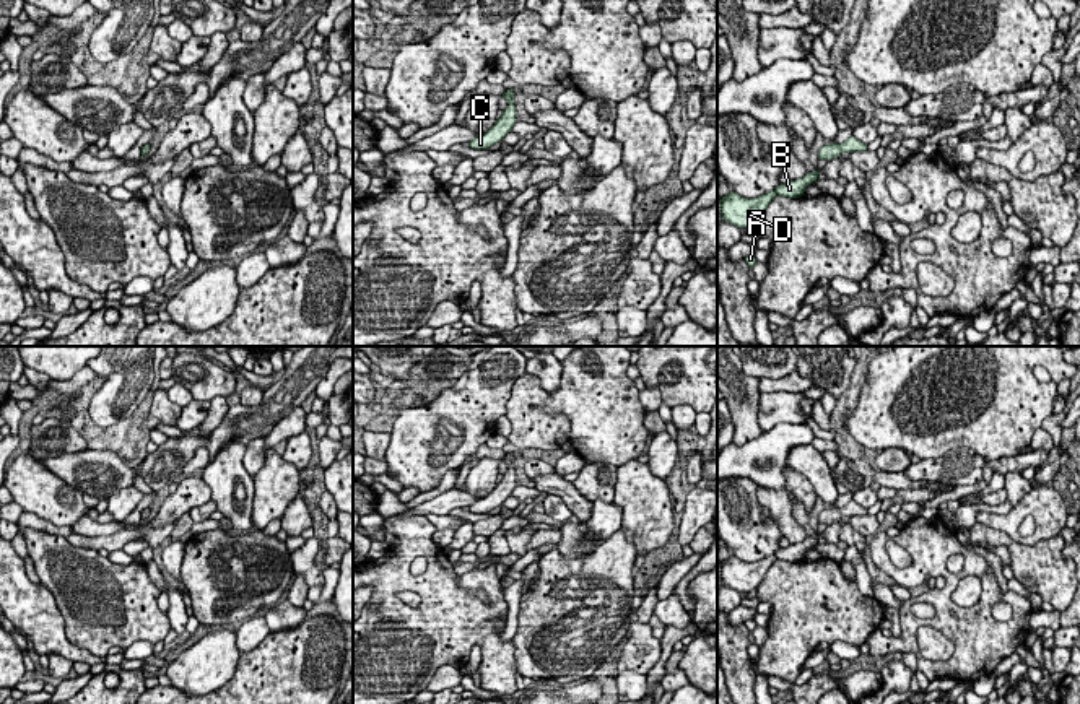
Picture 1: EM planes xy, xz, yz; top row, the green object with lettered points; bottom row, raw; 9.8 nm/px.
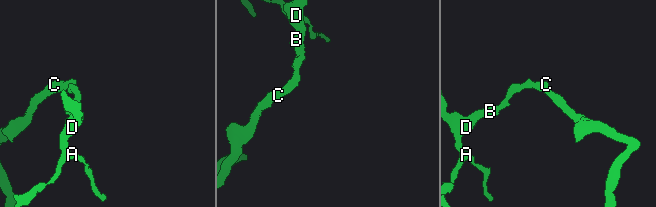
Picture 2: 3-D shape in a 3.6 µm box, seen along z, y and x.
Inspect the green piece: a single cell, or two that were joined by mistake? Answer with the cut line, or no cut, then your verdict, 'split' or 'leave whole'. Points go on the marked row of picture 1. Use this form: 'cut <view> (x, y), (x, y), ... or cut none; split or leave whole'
cut none; leave whole

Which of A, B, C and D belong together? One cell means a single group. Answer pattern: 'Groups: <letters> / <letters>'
Groups: A B C D

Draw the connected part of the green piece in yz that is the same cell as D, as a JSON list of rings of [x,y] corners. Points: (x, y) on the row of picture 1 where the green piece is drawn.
[[[820,171],[807,172],[802,179],[789,180],[787,184],[777,185],[774,190],[763,193],[756,198],[745,198],[735,192],[729,192],[721,198],[721,215],[724,221],[737,226],[737,228],[750,228],[758,224],[763,218],[768,205],[777,197],[797,198],[802,197],[805,189],[817,182],[820,177]]]

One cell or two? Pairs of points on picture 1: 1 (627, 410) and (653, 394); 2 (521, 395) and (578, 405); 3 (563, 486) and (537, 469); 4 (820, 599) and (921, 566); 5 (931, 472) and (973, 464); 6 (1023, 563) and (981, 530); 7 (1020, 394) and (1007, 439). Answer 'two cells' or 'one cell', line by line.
1: two cells
2: two cells
3: two cells
4: two cells
5: one cell
6: one cell
7: one cell

